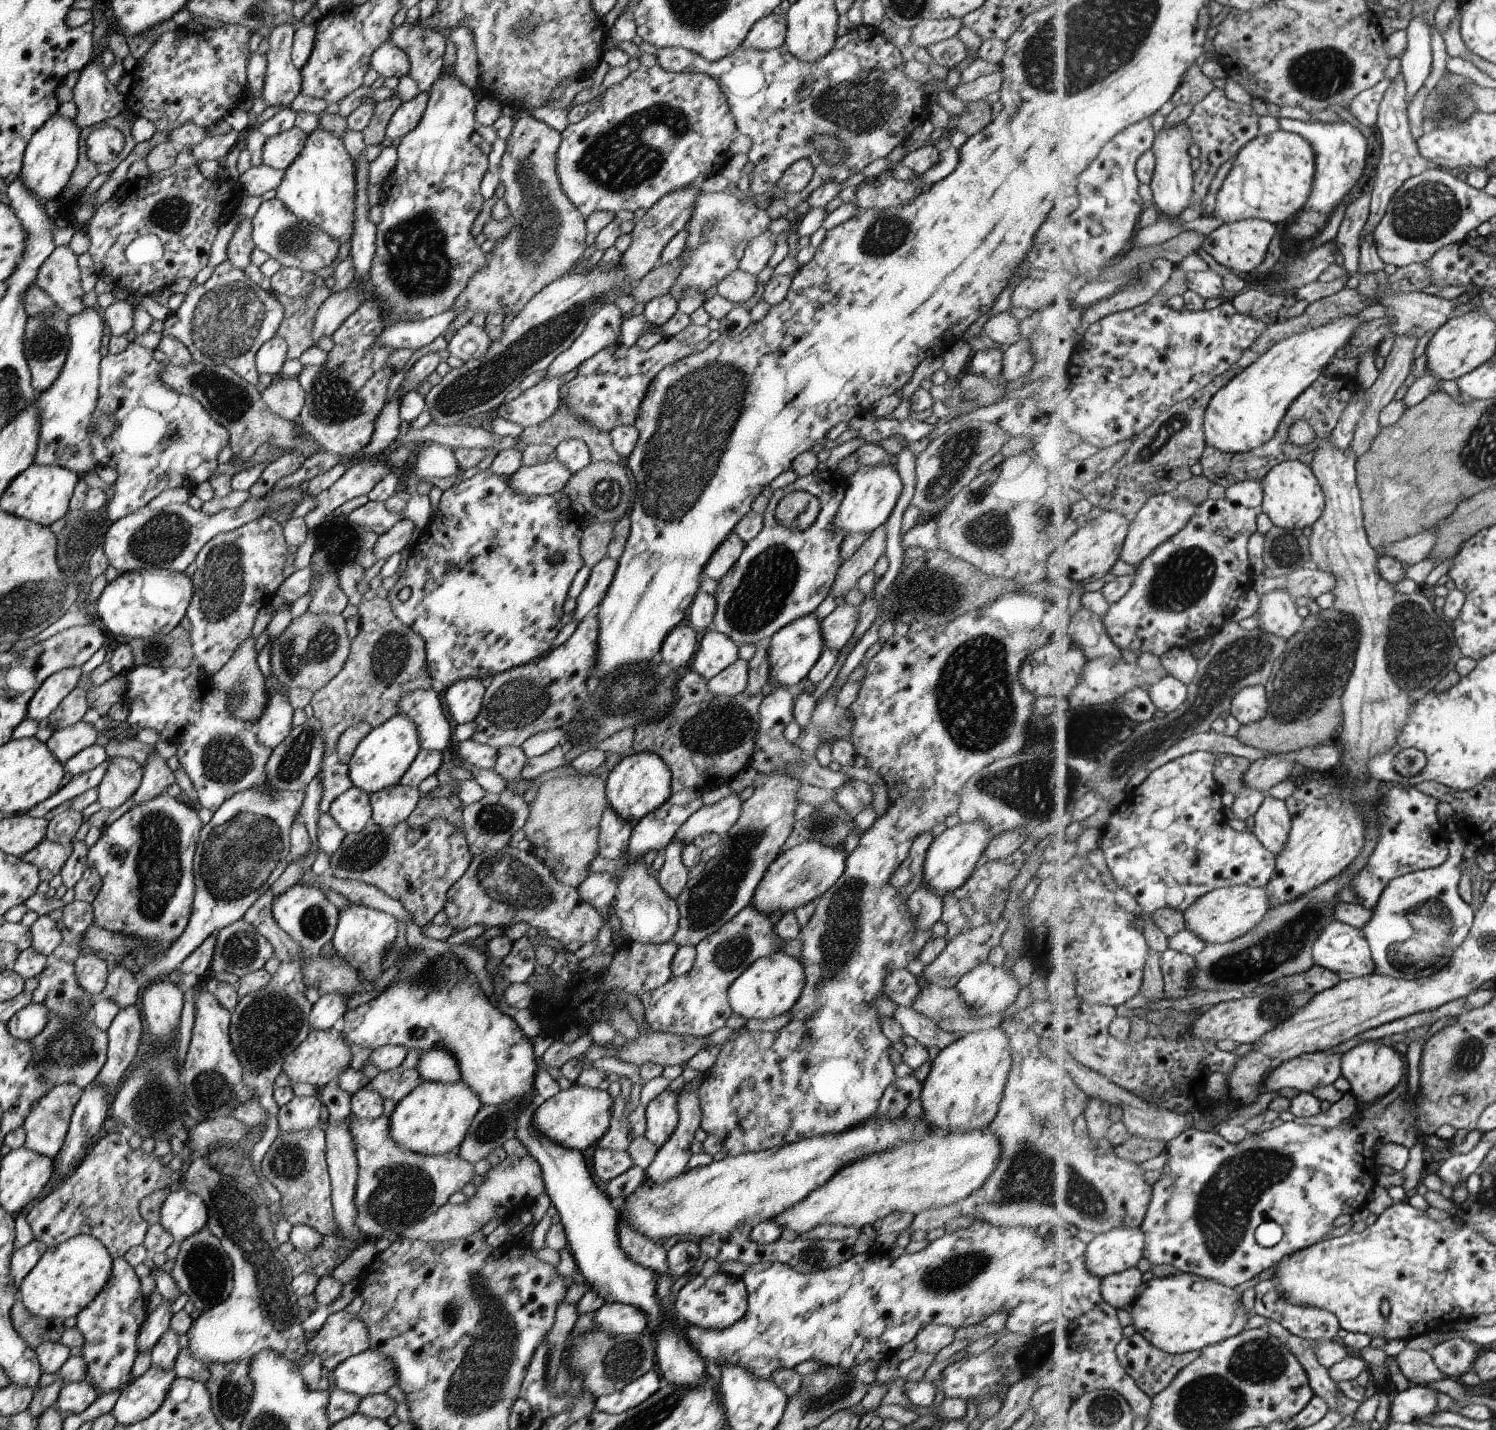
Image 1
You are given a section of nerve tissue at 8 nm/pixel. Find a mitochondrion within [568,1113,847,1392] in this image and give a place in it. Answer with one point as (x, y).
(622, 1361)

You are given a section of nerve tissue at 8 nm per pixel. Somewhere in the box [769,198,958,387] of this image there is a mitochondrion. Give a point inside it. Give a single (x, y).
(884, 235)

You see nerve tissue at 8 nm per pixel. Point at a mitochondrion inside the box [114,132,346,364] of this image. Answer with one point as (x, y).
(292, 241)

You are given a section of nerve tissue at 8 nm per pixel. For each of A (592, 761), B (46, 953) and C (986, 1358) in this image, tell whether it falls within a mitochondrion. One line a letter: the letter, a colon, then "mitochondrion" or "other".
A: other
B: other
C: other

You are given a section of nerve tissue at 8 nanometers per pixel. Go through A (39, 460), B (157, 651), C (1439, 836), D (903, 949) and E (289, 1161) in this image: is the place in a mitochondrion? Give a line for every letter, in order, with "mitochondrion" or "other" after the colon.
A: other
B: mitochondrion
C: other
D: other
E: mitochondrion

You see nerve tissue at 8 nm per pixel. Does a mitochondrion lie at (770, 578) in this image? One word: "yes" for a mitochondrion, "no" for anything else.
yes

